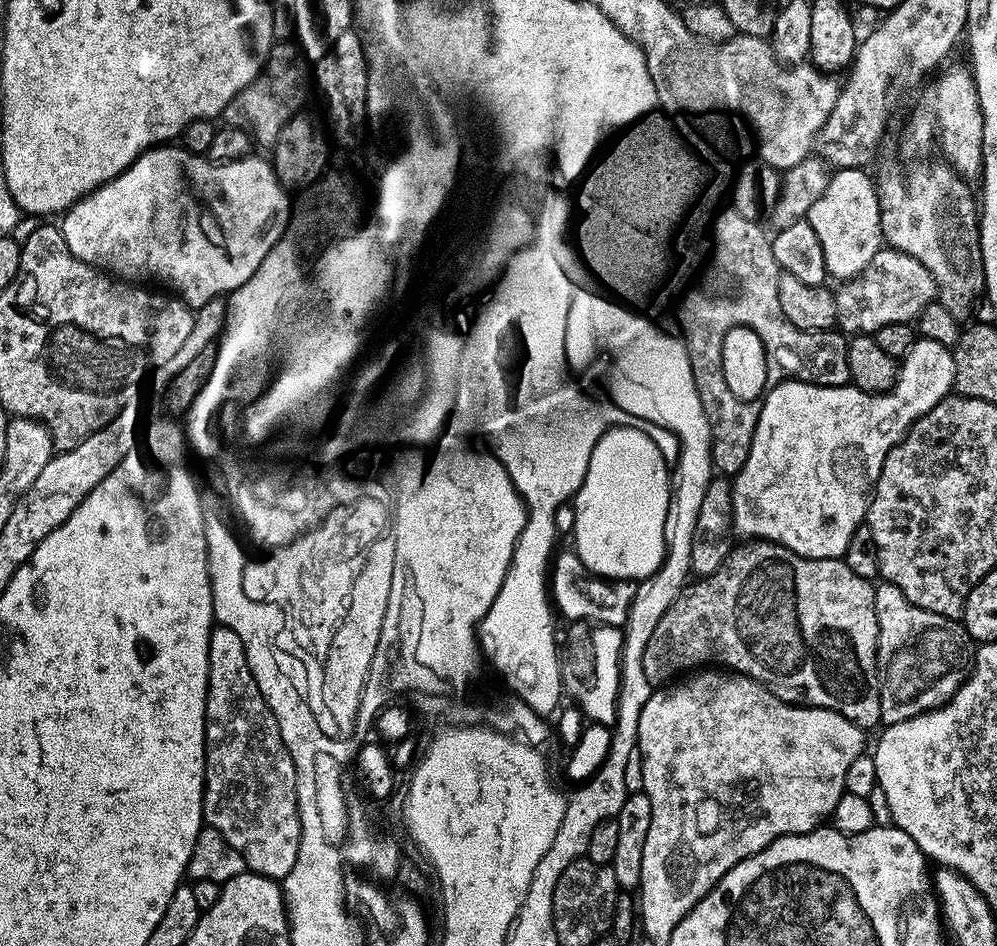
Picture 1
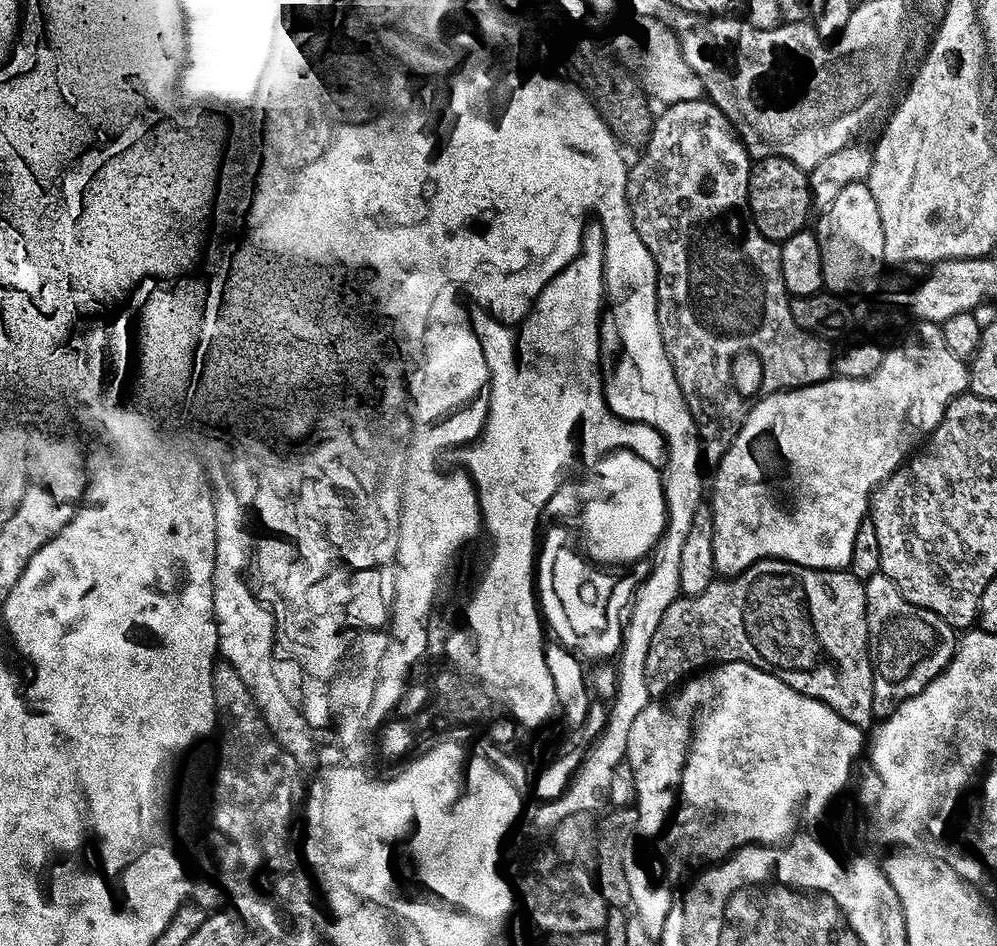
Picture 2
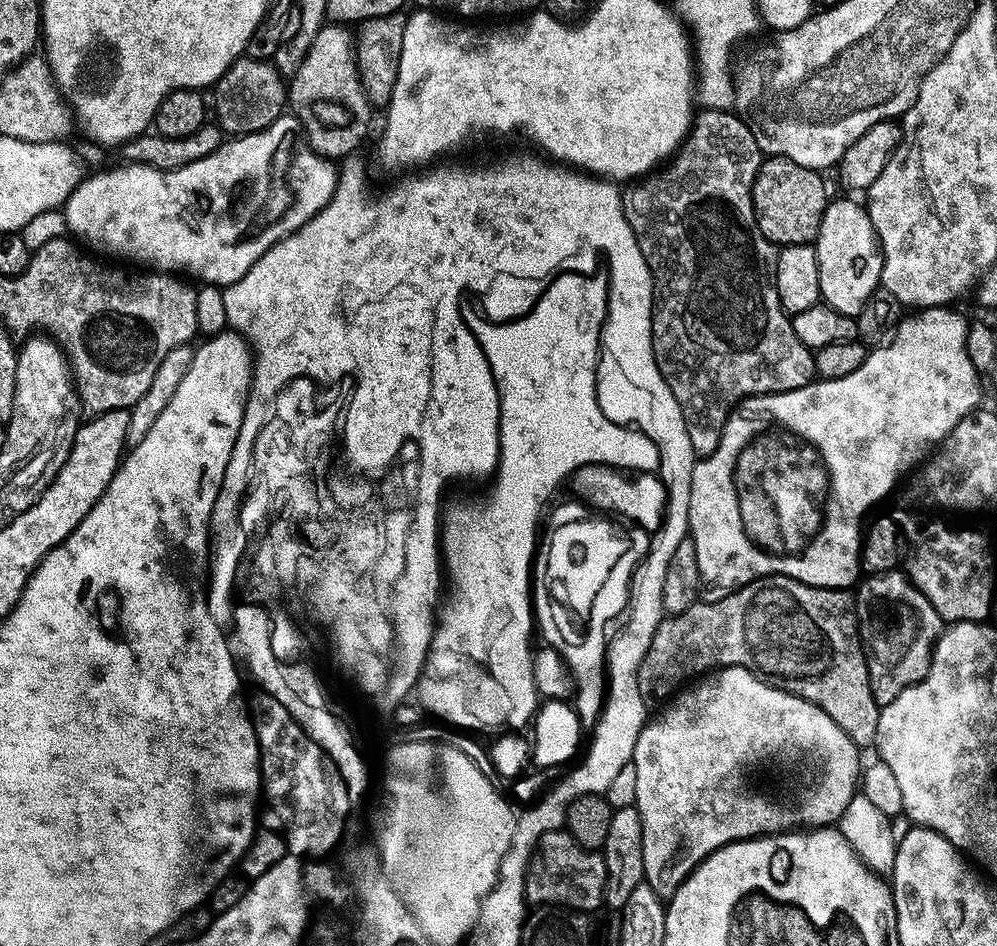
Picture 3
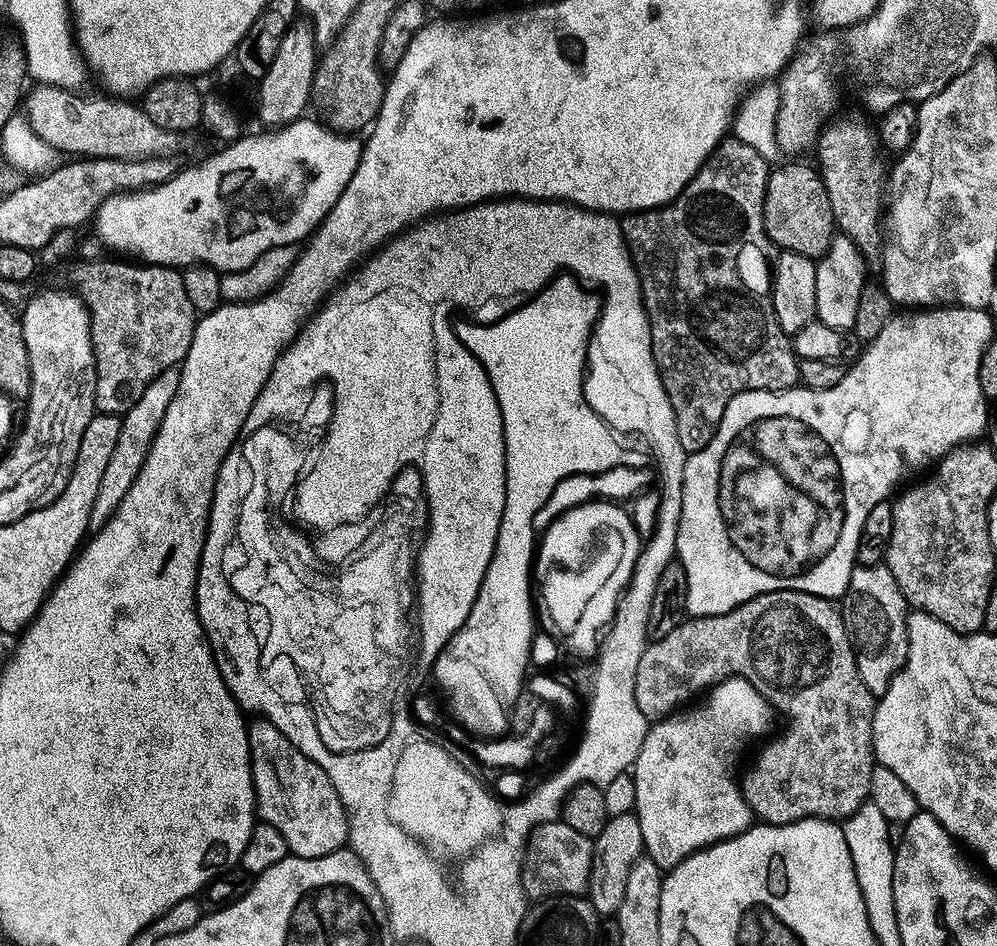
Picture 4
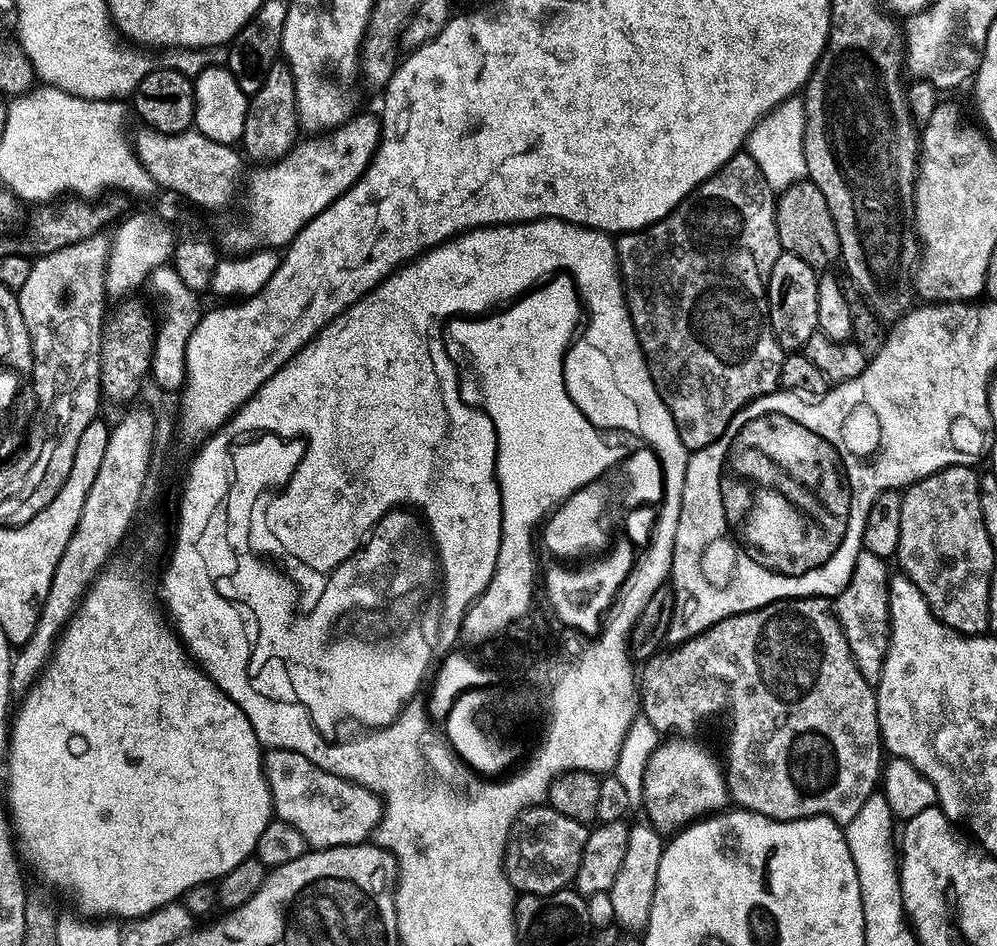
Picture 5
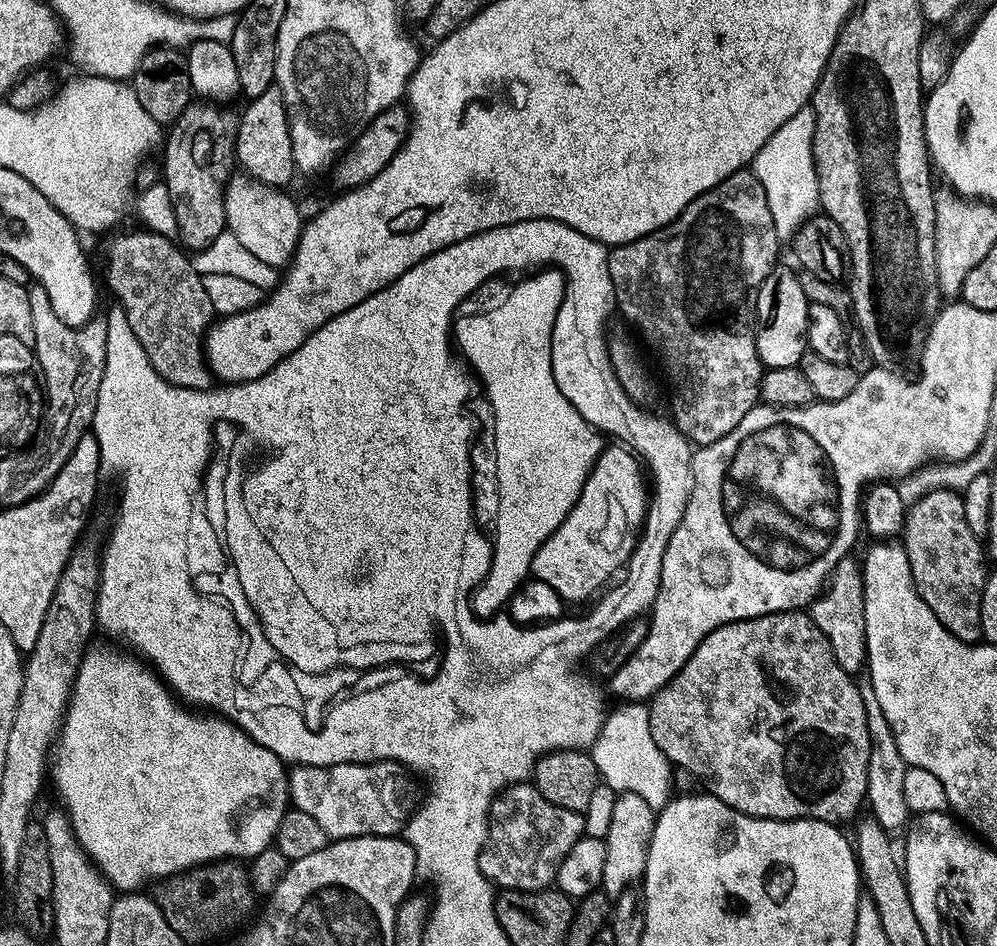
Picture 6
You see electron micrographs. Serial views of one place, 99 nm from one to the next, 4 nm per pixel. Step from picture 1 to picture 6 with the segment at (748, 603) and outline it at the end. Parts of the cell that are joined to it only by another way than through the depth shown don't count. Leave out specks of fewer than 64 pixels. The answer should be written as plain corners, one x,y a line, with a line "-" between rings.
793,610
791,612
771,612
765,616
755,616
749,620
735,620
729,624
723,624
714,629
710,634
706,634
706,638
702,638
702,642
694,650
694,654
690,654
690,658
682,666
682,670
678,670
678,674
666,686
662,686
662,690
658,690
647,705
648,710
648,732
653,735
654,743
662,750
669,763
677,769
684,769
696,777
697,781
706,789
711,796
716,796
722,802
726,802
726,806
733,807
742,814
747,816
759,816
761,820
821,820
827,824
843,825
843,820
848,820
856,811
865,803
867,794
867,763
870,760
870,736
867,734
867,716
866,706
863,705
862,694
860,693
860,685
854,679
853,673
842,670
842,666
838,666
838,662
834,658
834,654
830,650
830,642
826,642
826,638
822,634
822,630
818,630
818,626
812,621
811,615
804,610

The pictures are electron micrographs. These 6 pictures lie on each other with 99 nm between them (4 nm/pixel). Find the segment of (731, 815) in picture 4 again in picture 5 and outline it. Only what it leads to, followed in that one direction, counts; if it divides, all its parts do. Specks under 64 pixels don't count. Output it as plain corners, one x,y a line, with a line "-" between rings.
692,738
660,742
645,768
642,808
648,811
647,823
661,834
675,833
709,814
719,813
730,800
721,761
719,764
702,745
688,739

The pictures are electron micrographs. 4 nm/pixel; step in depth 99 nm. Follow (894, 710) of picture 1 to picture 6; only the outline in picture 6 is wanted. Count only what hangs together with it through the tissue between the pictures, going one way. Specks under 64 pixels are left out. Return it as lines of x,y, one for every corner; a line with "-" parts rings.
852,558
841,560
840,565
832,571
826,587
810,605
812,621
822,630
826,642
830,642
830,650
842,666
842,670
853,674
863,673
868,658
868,633
863,620
863,578
861,565

